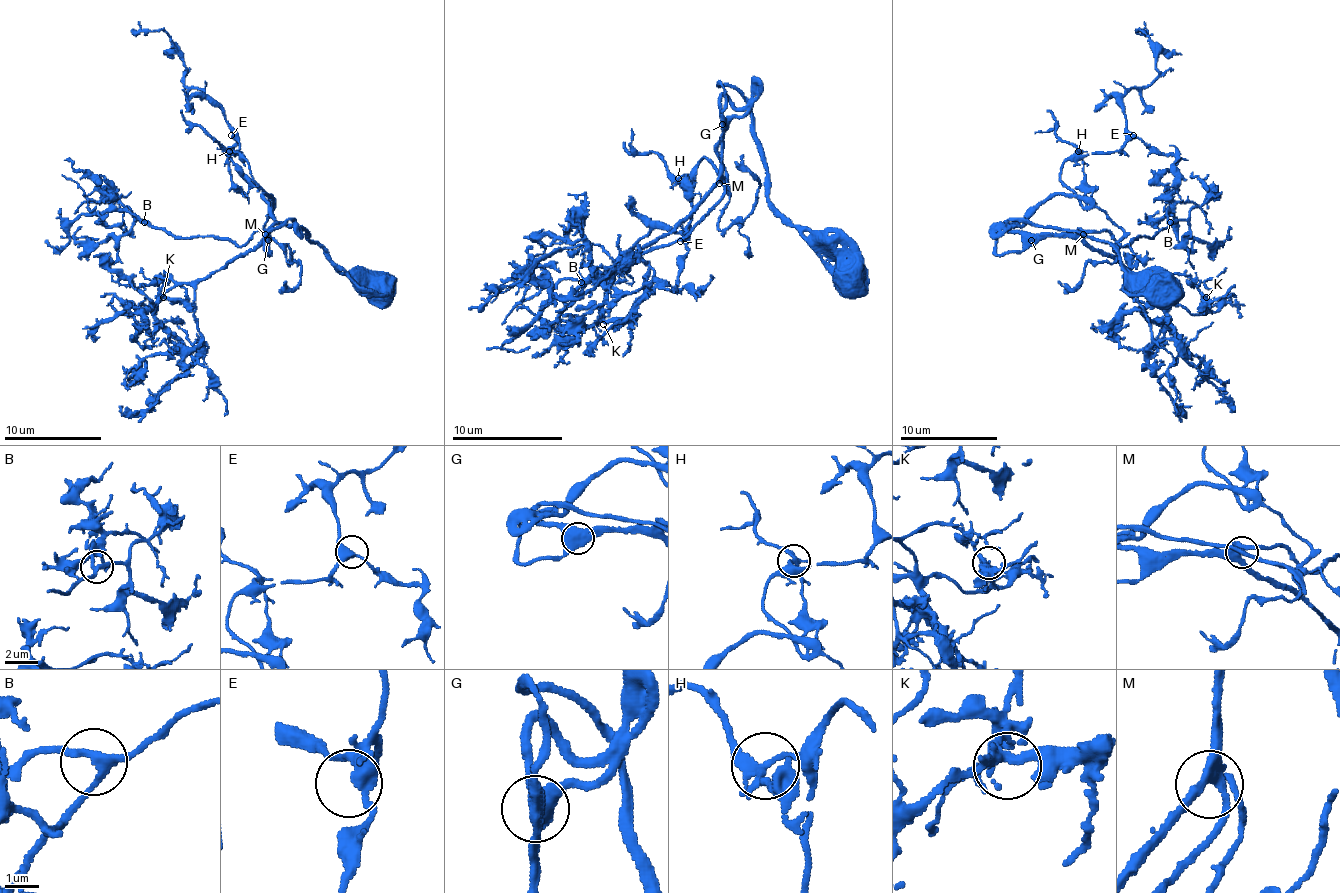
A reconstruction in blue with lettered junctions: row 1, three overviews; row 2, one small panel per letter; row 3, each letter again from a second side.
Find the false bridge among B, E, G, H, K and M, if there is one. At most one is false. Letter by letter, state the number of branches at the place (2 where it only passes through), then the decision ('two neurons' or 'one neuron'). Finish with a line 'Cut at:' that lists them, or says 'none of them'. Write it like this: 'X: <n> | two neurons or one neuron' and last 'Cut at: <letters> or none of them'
B: 3 | one neuron
E: 3 | one neuron
G: 3 | one neuron
H: 3 | one neuron
K: 3 | one neuron
M: 3 | one neuron
Cut at: none of them

